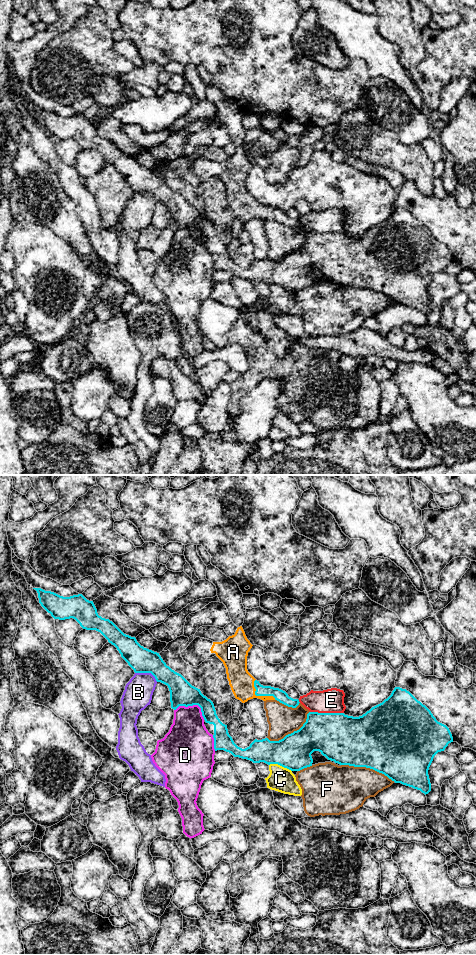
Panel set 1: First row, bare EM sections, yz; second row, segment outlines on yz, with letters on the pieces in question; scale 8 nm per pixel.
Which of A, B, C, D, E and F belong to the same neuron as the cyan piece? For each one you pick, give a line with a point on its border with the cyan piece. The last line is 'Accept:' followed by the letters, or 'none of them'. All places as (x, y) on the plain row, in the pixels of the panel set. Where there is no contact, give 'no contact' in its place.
A: meets cyan in yz at (259, 215)
Accept: A

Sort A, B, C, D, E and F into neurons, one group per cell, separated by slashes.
A / B / C / D / E / F

